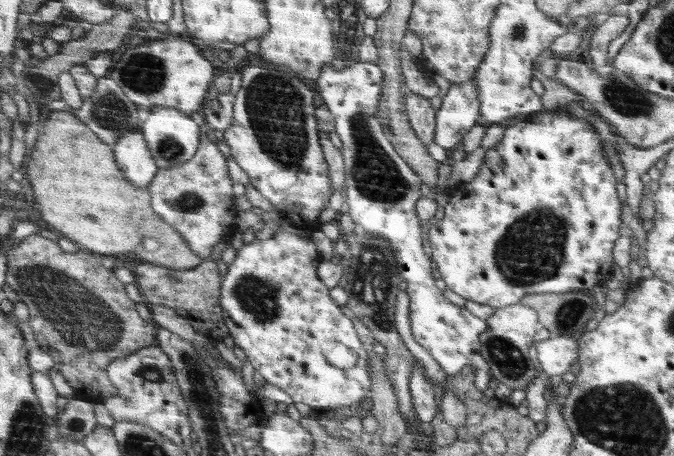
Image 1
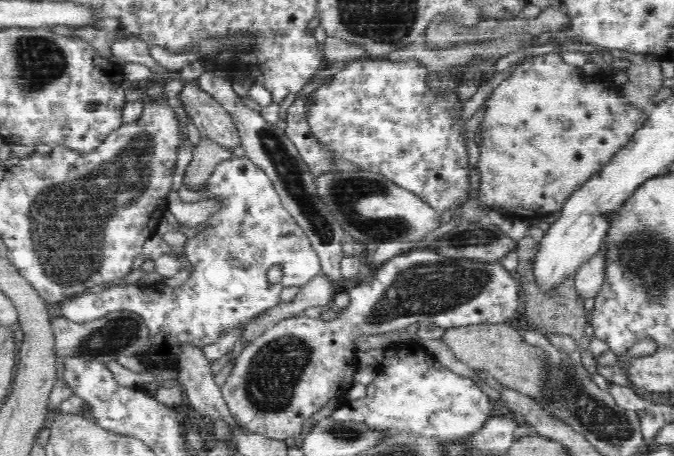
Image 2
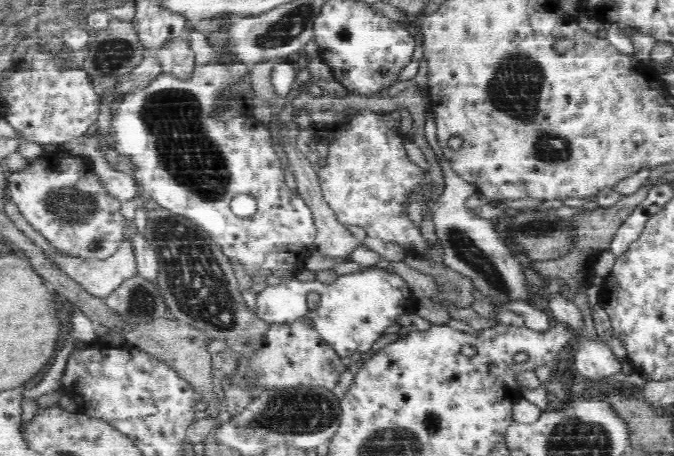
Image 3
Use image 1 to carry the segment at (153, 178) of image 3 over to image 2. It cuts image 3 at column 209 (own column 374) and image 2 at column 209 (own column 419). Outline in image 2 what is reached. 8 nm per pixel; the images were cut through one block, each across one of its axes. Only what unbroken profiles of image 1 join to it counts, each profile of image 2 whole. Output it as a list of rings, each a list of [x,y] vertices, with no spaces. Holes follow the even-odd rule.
[[[233,156],[230,160],[223,160],[217,164],[215,172],[210,175],[200,192],[204,192],[206,198],[218,198],[222,206],[220,210],[214,210],[214,214],[209,219],[202,221],[202,224],[197,227],[195,237],[188,238],[185,244],[185,256],[194,270],[182,286],[151,288],[128,284],[128,286],[109,288],[97,294],[85,292],[62,302],[61,314],[77,324],[98,320],[101,316],[116,310],[128,310],[140,314],[149,329],[151,347],[139,355],[139,360],[146,365],[146,368],[162,366],[172,370],[178,369],[179,355],[176,350],[184,344],[205,350],[206,346],[216,344],[222,334],[238,328],[243,330],[256,316],[278,306],[284,288],[306,286],[310,280],[321,273],[319,256],[313,249],[312,243],[294,217],[283,207],[279,194],[274,190],[272,180],[268,178],[265,171],[254,164],[250,157]],[[275,266],[282,267],[284,276],[278,284],[271,284],[267,274]]]

